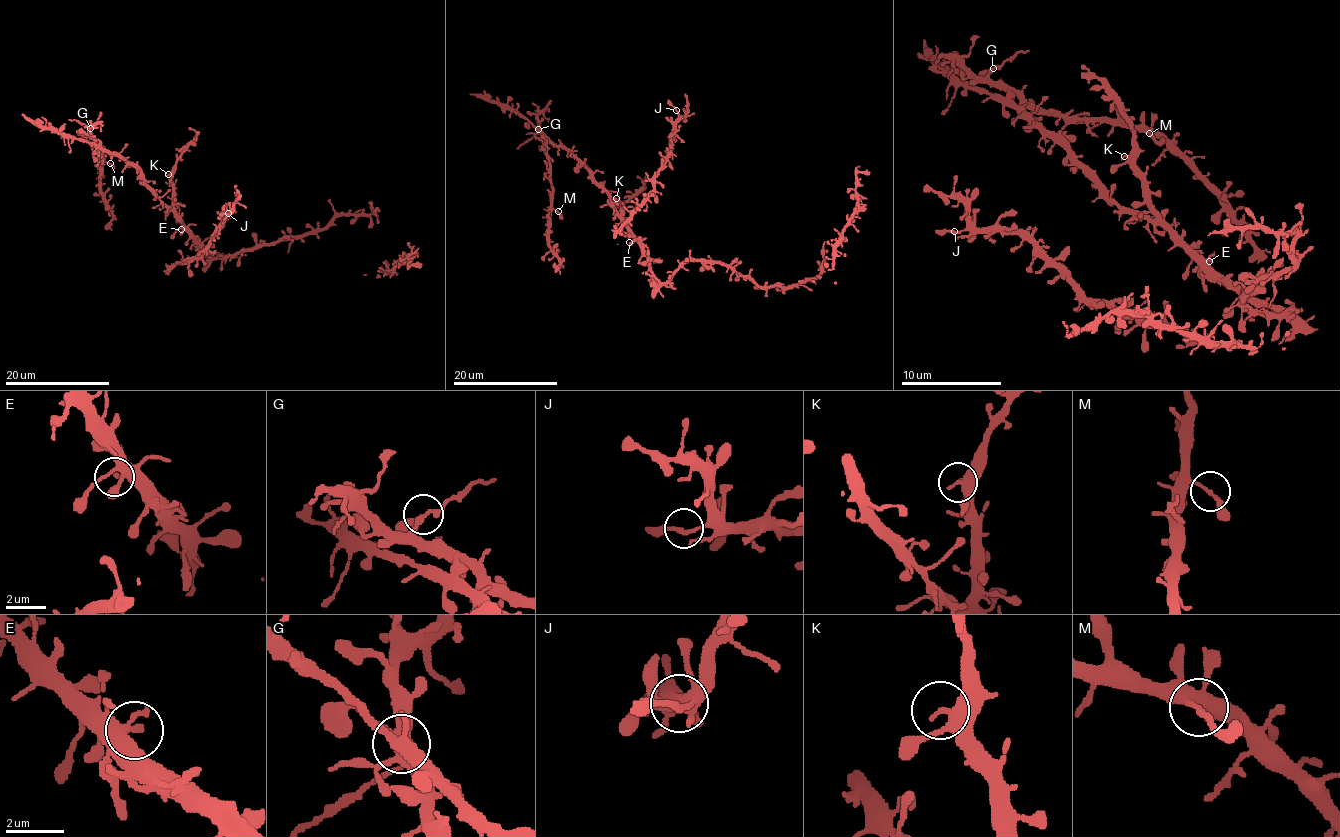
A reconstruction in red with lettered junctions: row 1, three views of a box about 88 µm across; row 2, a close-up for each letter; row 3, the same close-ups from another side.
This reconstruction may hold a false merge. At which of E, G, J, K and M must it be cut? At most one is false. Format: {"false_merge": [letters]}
{"false_merge": ["G"]}

